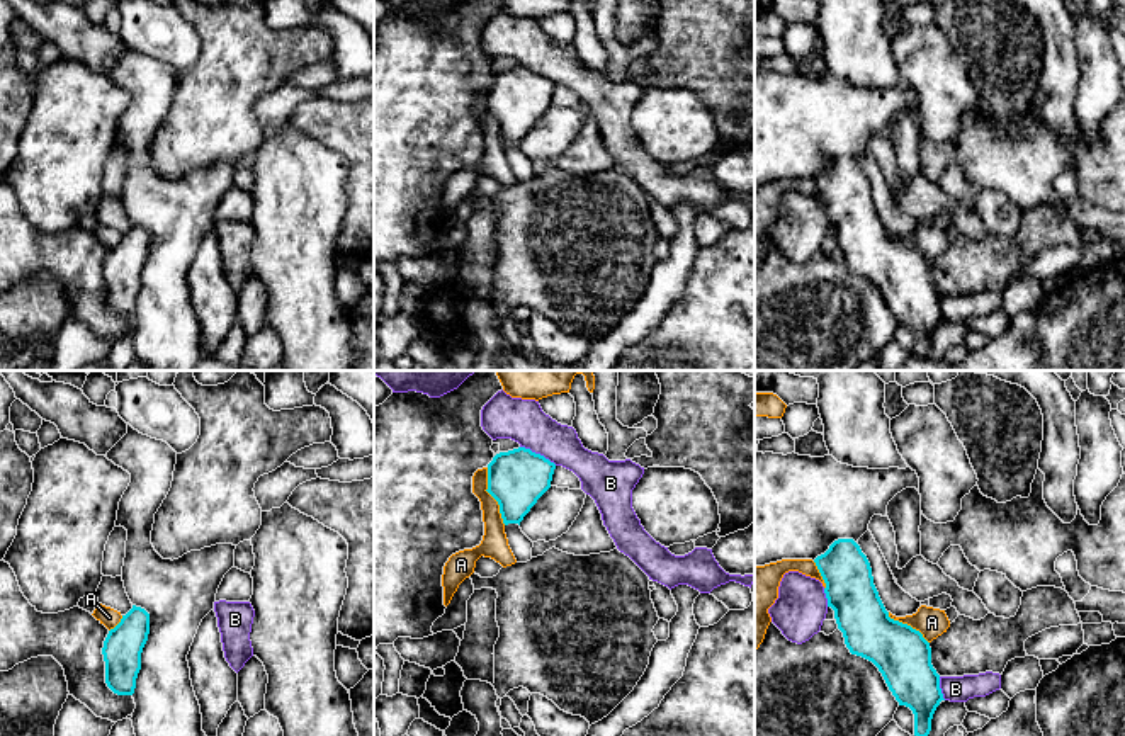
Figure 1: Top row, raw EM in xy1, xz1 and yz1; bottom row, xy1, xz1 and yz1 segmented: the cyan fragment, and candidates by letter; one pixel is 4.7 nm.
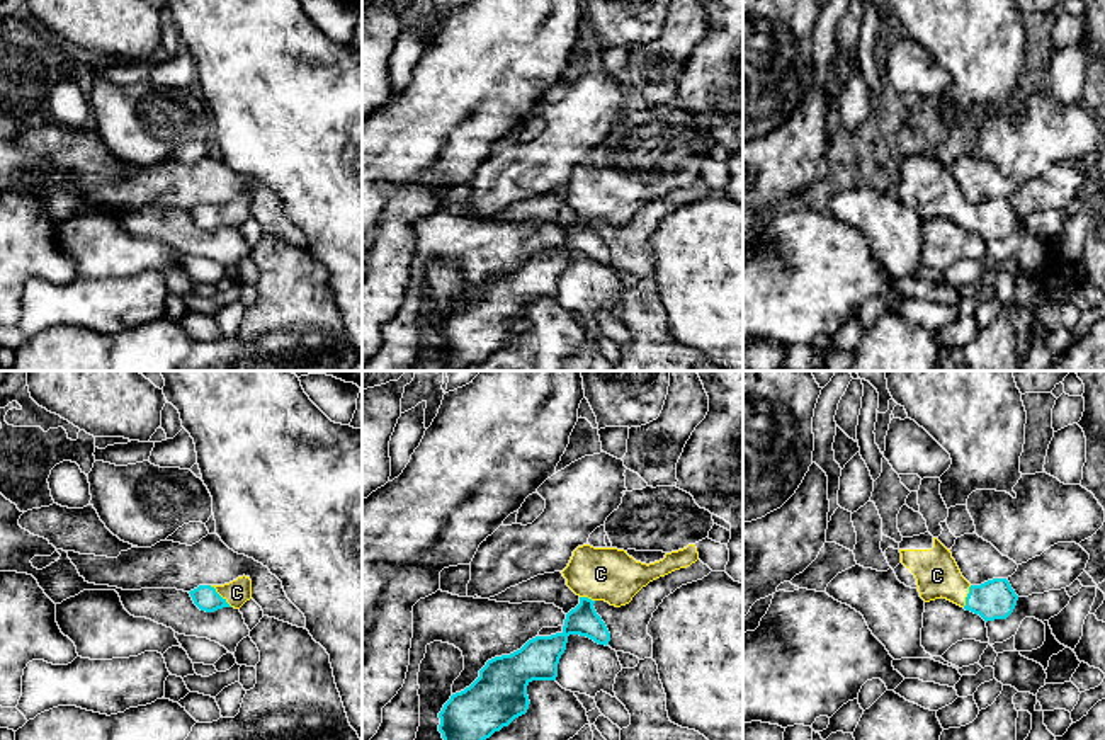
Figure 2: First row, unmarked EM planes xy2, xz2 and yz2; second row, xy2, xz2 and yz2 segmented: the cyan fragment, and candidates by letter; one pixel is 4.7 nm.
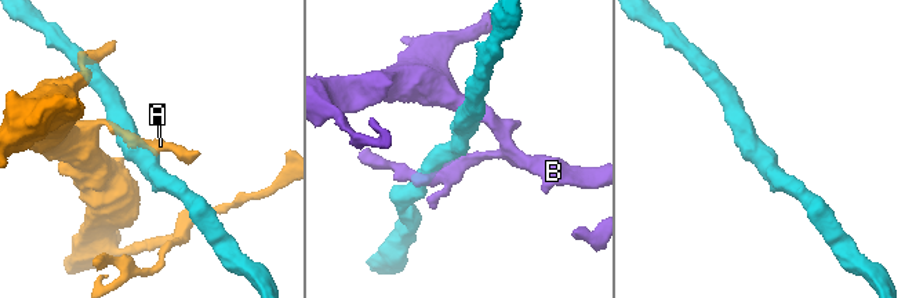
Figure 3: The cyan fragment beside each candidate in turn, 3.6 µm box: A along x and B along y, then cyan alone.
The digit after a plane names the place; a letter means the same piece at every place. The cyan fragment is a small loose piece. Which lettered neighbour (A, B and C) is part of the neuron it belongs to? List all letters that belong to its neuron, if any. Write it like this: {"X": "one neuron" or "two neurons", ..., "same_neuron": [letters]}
{"A": "two neurons", "B": "two neurons", "C": "one neuron", "same_neuron": ["C"]}

